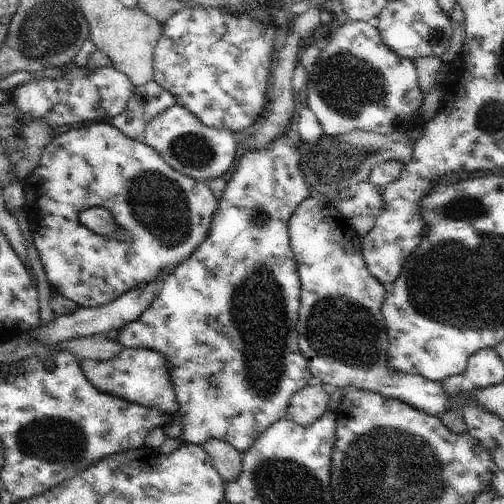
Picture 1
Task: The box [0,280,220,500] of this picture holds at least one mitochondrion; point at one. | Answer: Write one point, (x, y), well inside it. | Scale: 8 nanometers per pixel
(56, 440)

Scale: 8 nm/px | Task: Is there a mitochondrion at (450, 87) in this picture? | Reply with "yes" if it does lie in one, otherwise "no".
no

